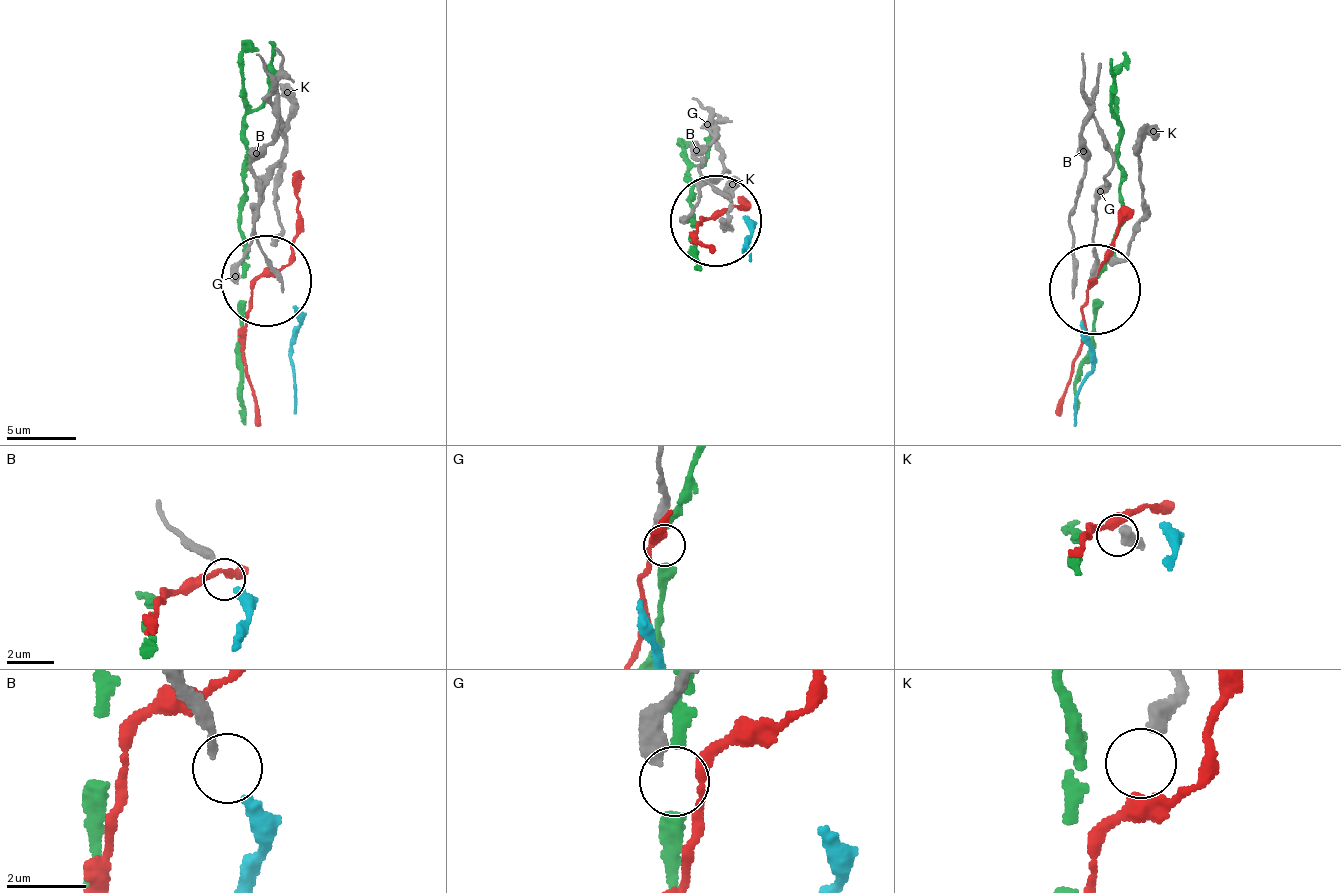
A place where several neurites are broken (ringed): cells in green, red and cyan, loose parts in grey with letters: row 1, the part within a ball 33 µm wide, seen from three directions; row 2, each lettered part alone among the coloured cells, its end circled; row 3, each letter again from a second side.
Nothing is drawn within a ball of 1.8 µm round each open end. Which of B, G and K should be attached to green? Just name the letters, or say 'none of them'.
none of them

